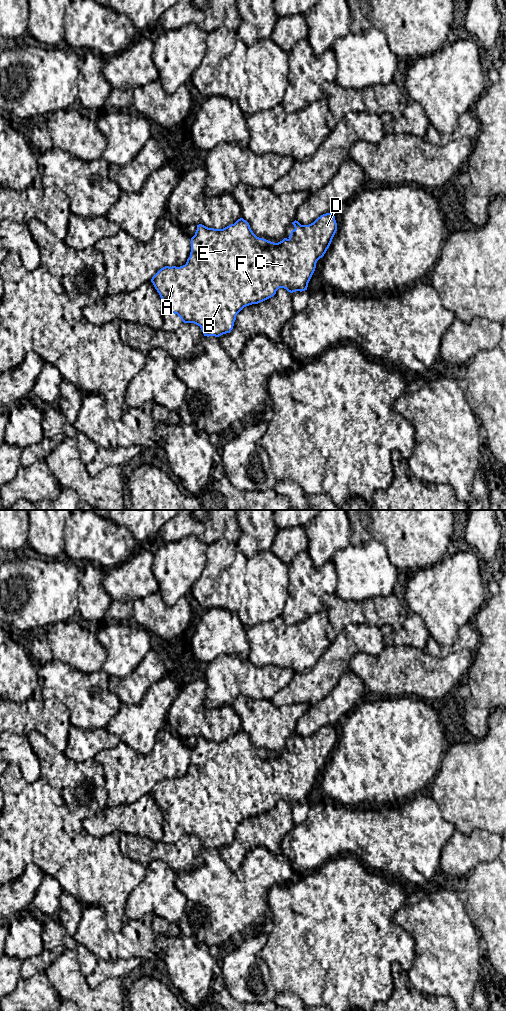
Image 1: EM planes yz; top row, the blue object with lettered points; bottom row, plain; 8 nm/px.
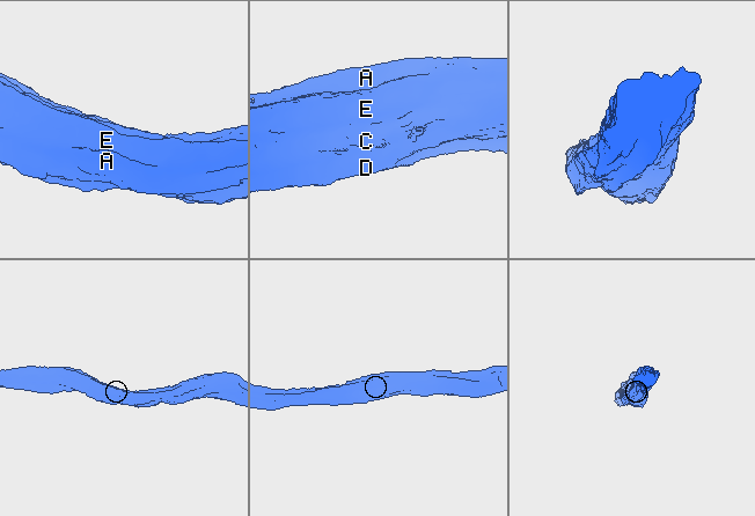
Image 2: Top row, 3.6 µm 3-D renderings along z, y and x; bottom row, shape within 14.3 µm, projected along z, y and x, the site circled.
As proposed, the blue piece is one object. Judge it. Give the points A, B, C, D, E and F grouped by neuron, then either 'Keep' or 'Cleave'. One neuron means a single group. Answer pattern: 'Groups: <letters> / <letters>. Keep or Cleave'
Groups: A B C D E F. Keep

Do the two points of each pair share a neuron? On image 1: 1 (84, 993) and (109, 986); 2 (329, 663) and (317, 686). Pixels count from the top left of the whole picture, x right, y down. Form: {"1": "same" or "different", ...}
{"1": "same", "2": "same"}

